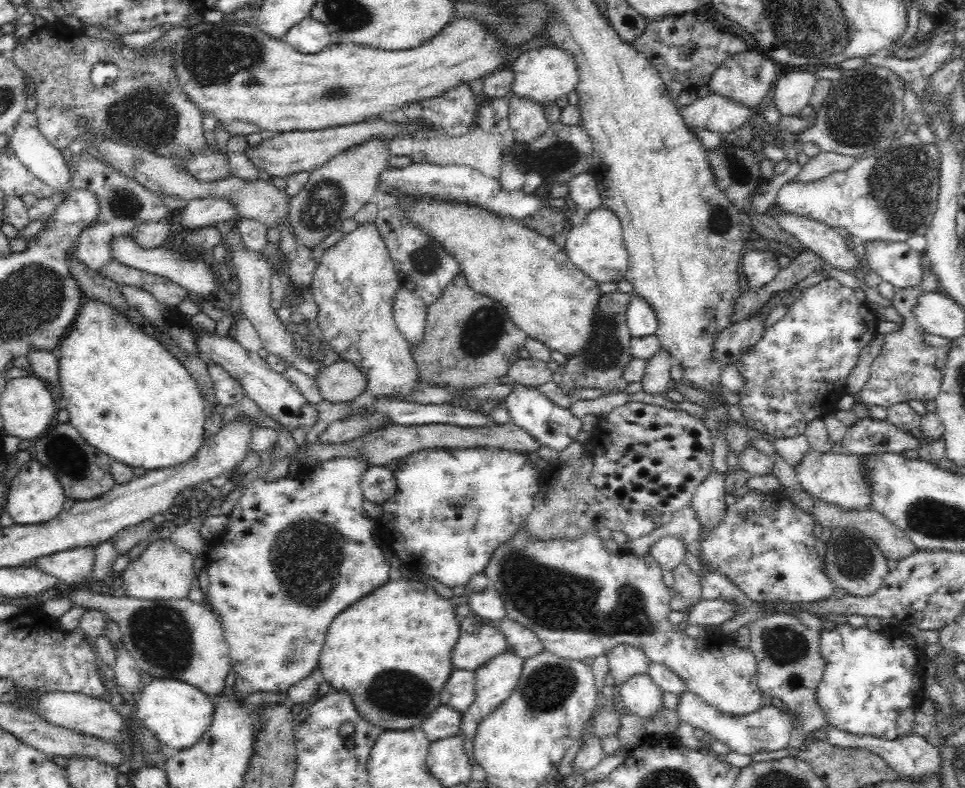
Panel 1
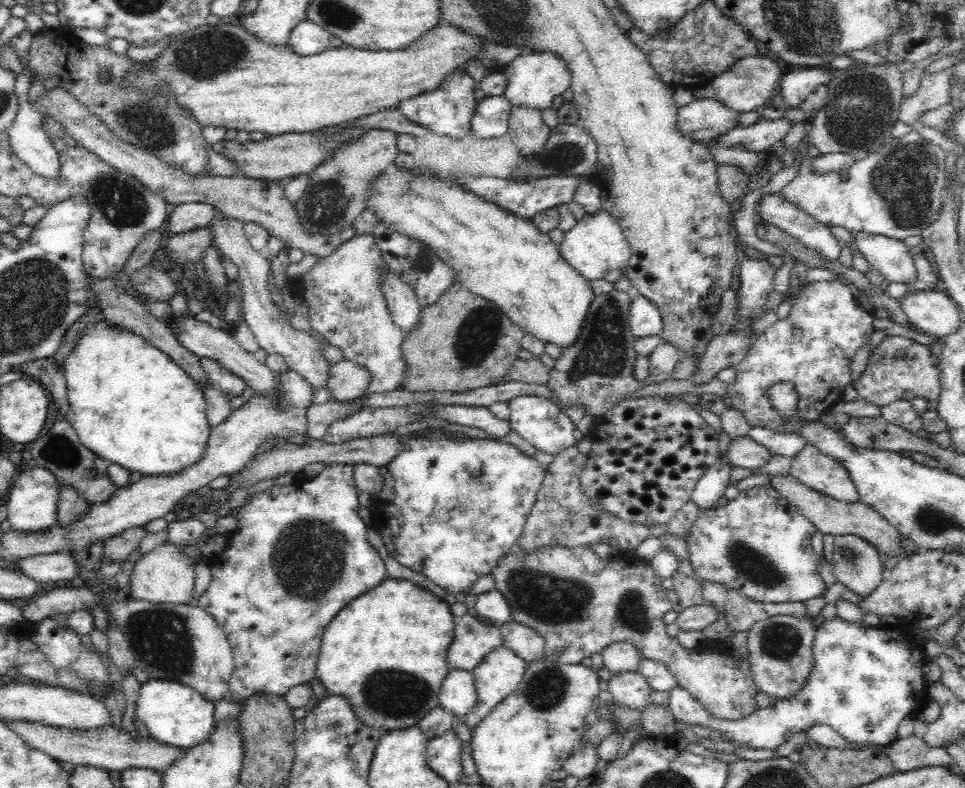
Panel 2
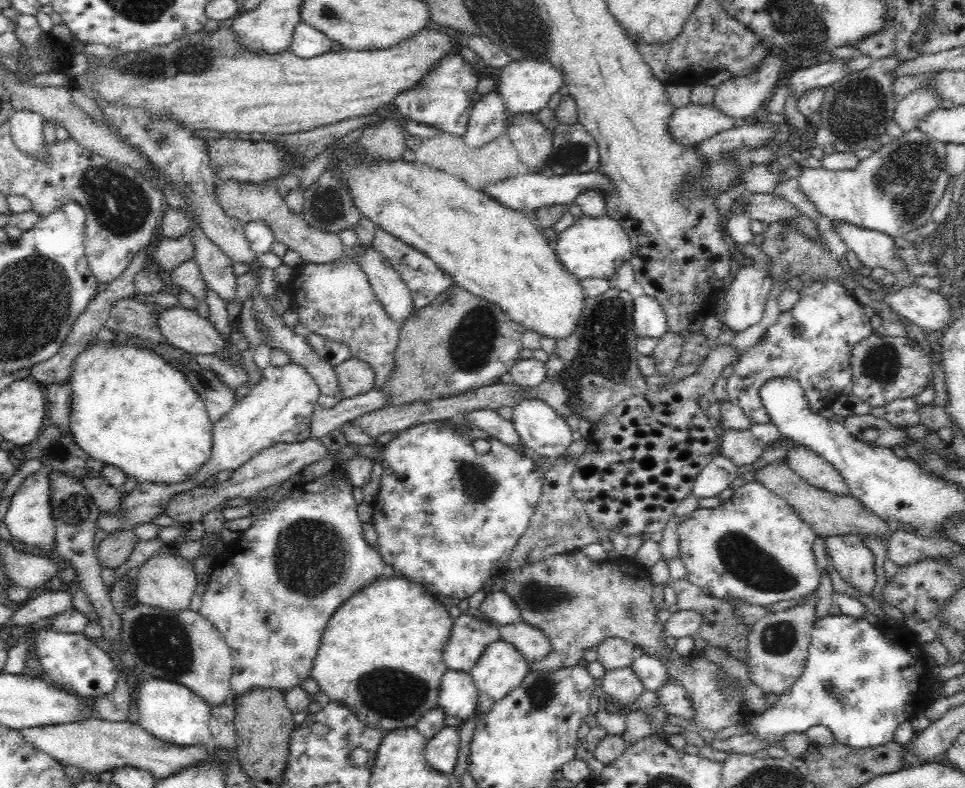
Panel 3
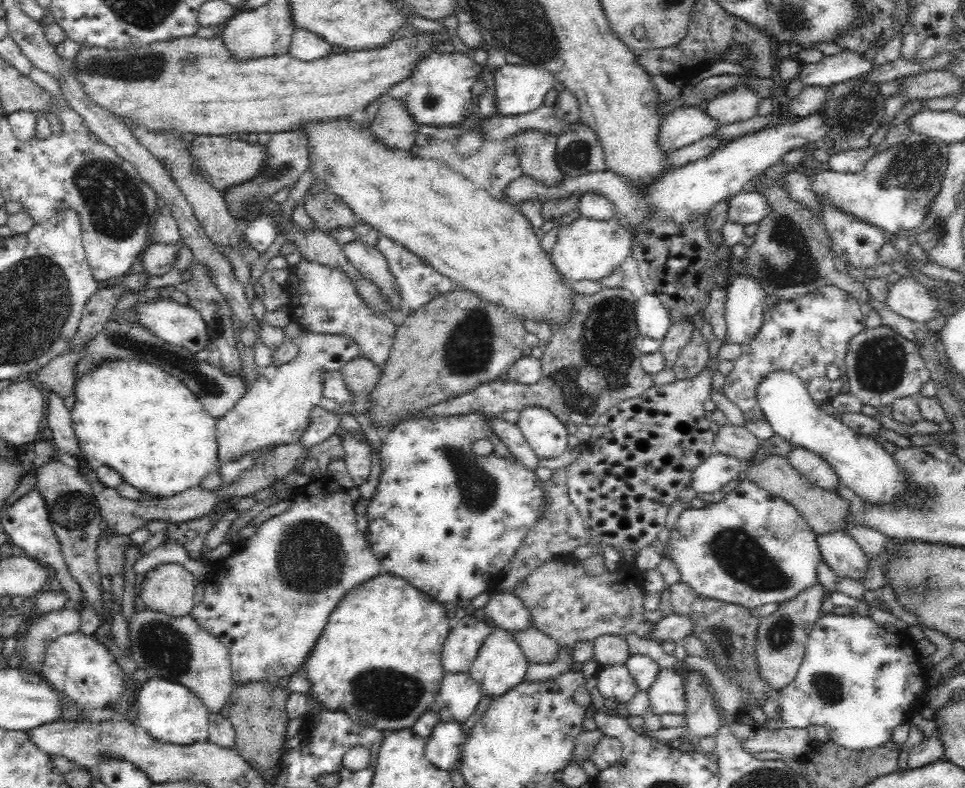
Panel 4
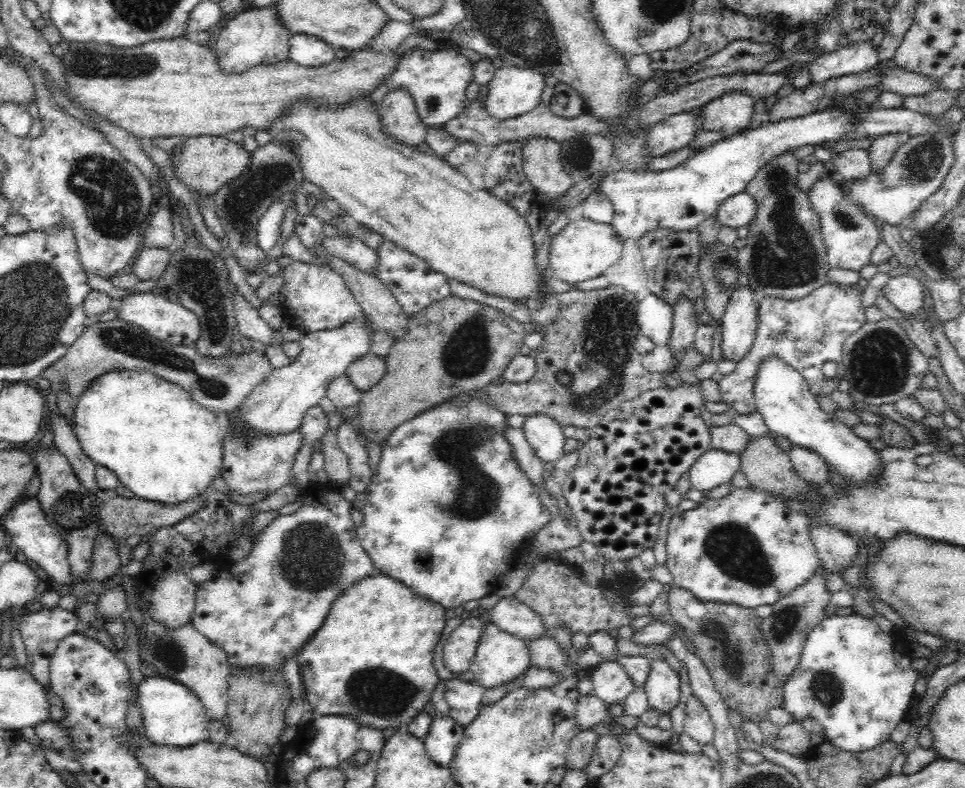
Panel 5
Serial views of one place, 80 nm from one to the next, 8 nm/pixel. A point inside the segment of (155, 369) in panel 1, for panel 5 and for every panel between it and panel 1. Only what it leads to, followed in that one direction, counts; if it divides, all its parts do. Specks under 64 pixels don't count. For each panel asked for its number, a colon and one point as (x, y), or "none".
2: (130, 404)
3: (129, 408)
4: (132, 417)
5: (163, 446)

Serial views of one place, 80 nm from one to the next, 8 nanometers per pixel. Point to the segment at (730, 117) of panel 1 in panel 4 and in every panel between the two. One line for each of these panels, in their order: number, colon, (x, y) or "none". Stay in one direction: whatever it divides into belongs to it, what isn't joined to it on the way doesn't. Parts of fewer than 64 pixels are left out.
2: (703, 120)
3: (688, 125)
4: (684, 126)

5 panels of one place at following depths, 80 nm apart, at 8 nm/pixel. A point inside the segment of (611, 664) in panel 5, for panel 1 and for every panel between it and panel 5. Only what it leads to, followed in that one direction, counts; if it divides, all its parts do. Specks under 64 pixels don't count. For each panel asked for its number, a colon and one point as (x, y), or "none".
1: (639, 694)
2: (630, 689)
3: (621, 684)
4: (614, 681)

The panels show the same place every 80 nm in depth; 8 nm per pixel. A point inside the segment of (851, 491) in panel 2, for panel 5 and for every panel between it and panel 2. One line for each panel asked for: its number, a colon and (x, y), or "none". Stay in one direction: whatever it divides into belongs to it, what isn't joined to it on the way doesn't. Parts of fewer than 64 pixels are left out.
3: (811, 467)
4: (814, 468)
5: (810, 466)

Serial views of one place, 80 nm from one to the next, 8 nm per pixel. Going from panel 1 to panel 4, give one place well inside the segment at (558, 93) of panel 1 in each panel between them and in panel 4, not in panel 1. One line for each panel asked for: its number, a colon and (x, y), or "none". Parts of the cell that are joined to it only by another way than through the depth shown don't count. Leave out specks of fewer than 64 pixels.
2: (532, 79)
3: (525, 86)
4: (518, 89)

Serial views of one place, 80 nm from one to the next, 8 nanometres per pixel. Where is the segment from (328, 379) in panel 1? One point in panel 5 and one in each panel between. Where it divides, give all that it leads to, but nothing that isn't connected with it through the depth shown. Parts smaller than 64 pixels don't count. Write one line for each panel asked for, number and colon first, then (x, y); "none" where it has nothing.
2: (349, 380)
3: (356, 377)
4: (361, 375)
5: (368, 371)

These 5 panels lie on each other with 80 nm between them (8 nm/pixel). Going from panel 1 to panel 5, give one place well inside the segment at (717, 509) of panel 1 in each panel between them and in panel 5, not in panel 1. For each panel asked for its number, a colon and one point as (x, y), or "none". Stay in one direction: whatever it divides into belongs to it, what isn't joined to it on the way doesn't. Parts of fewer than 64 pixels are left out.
2: (711, 486)
3: (721, 472)
4: (718, 469)
5: (715, 467)

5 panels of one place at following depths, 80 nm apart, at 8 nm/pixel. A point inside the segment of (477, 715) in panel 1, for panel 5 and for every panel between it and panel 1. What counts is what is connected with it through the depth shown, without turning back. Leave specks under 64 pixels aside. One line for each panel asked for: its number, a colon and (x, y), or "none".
2: (499, 673)
3: (500, 668)
4: (500, 664)
5: (500, 657)

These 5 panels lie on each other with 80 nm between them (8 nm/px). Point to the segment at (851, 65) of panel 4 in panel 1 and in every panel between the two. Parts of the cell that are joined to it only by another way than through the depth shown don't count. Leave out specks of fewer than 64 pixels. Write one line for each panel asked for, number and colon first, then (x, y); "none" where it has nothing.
1: (792, 91)
2: (796, 85)
3: (823, 74)

